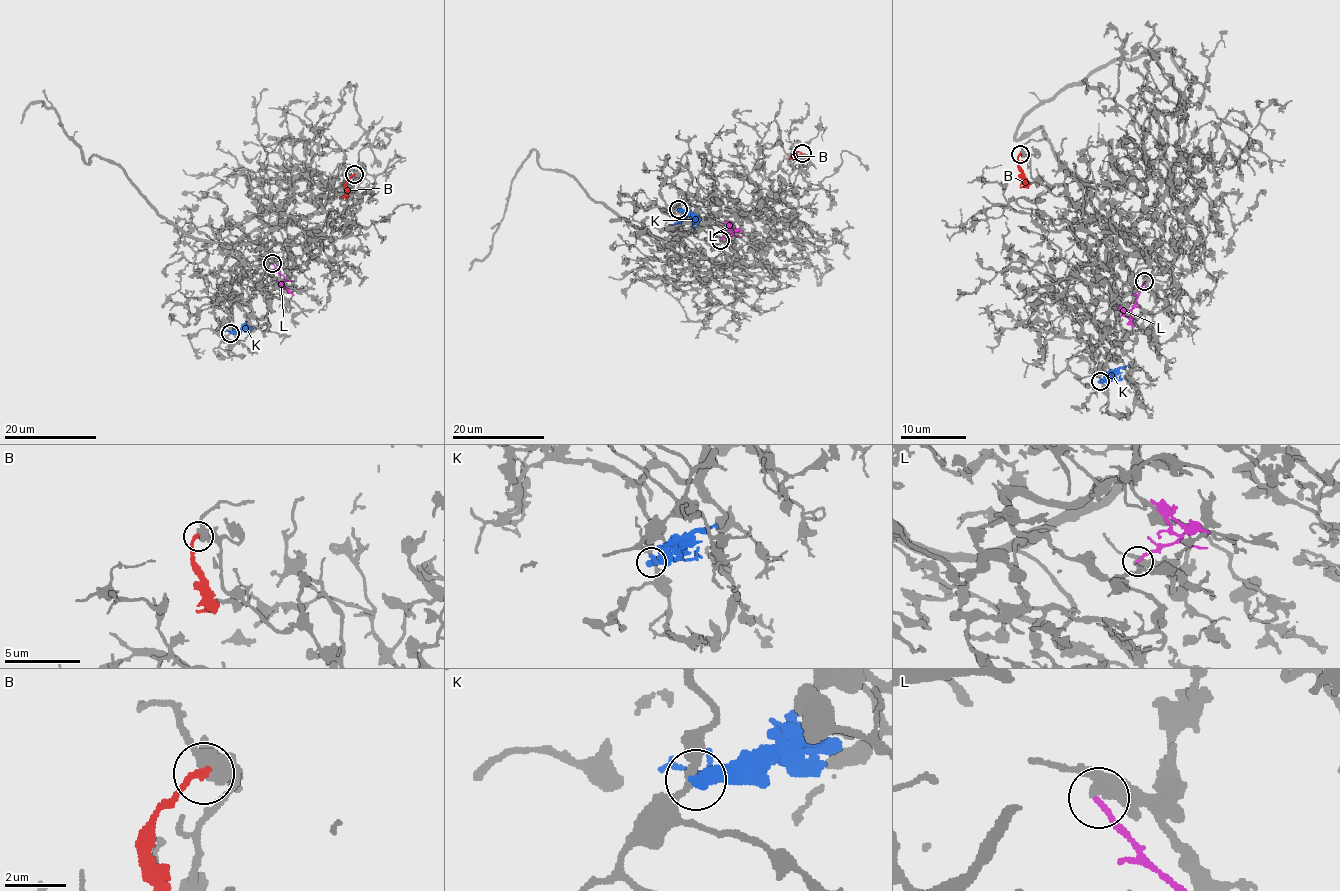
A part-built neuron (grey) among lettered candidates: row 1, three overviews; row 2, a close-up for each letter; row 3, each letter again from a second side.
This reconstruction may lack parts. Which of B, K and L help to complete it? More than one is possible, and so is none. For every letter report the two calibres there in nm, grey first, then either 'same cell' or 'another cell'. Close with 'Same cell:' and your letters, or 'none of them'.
B: 460 nm thick on the grey side, 200 nm on the other; another cell
K: 240 nm thick on the grey side, 400 nm on the other; another cell
L: 400 nm thick on the grey side, 180 nm on the other; another cell
Same cell: none of them

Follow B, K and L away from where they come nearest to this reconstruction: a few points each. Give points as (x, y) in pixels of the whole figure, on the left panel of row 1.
B: (354, 175), (347, 180), (346, 193), (340, 196)
K: (230, 333), (238, 333), (247, 321)
L: (272, 263), (285, 279), (282, 285), (294, 295)

